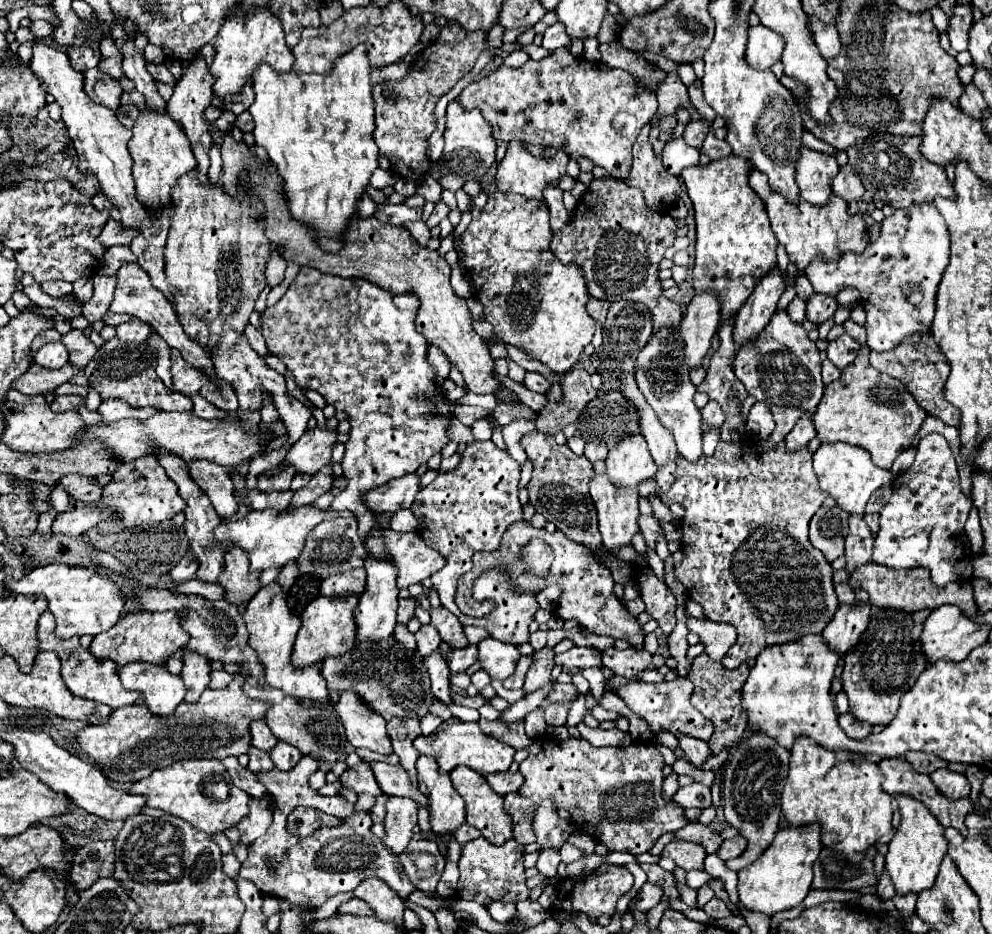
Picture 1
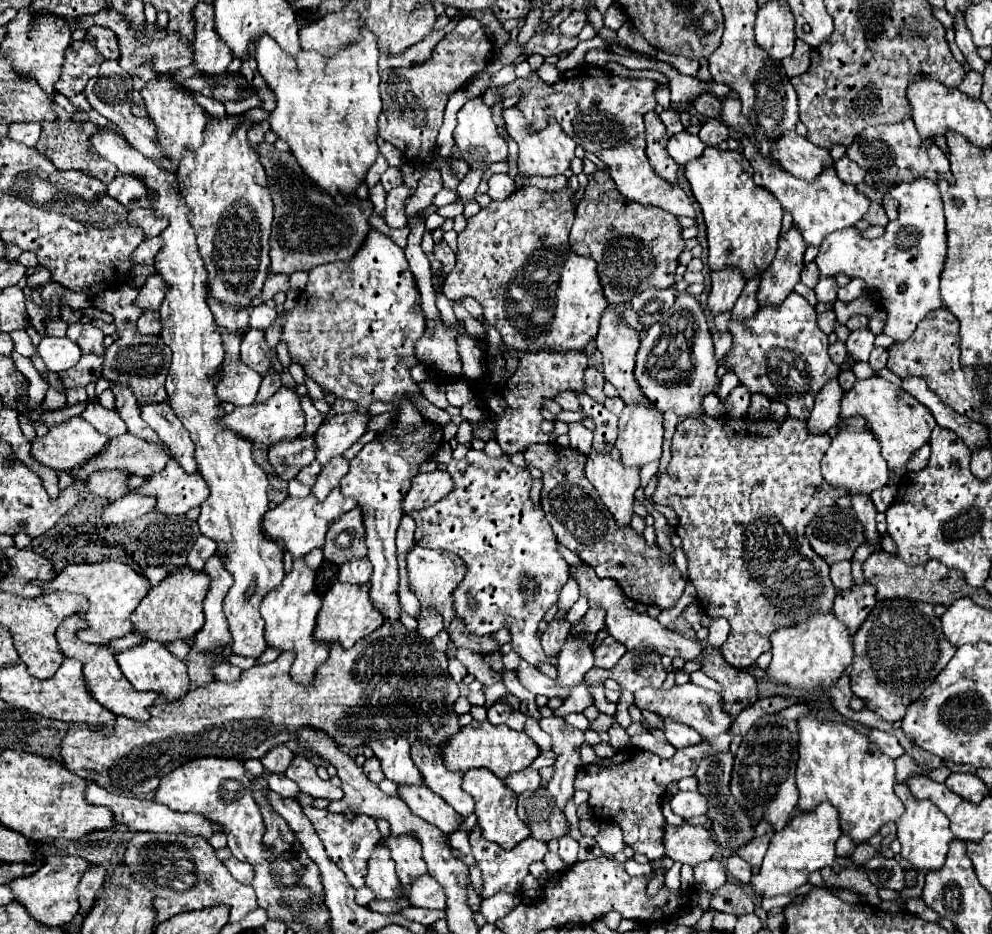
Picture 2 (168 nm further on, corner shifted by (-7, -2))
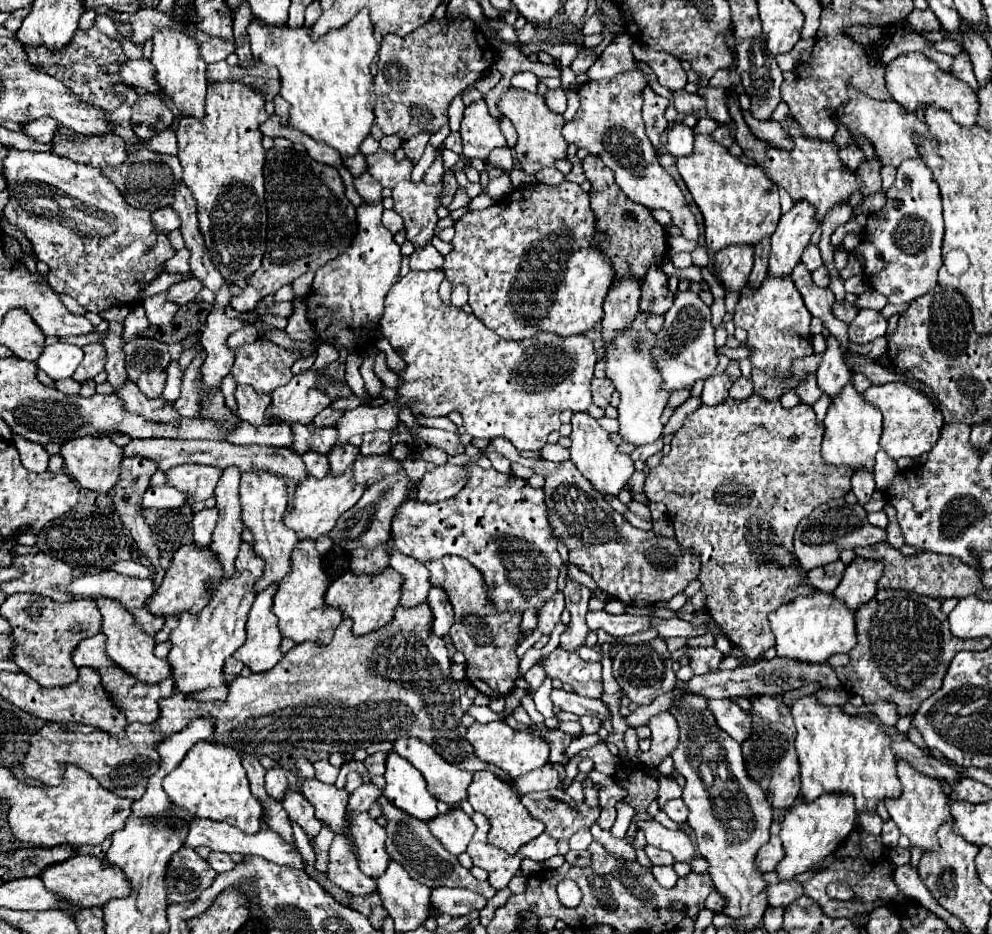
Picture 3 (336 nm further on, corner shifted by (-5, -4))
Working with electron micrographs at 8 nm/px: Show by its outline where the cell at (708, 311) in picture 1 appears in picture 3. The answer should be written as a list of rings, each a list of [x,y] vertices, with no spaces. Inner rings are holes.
[[[728,246],[716,252],[714,272],[726,292],[742,292],[742,288],[748,284],[752,260],[754,260],[752,246]]]

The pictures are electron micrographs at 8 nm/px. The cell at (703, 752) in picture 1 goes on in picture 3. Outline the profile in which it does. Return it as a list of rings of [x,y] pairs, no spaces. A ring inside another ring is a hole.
[[[670,712],[654,716],[648,722],[648,728],[652,730],[652,748],[647,752],[638,750],[638,758],[642,764],[656,768],[662,762],[662,758],[670,756],[674,752],[674,746],[678,746],[680,730],[676,718]]]

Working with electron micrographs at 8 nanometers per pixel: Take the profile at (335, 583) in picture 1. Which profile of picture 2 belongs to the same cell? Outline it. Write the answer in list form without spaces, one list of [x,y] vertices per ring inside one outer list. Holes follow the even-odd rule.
[[[352,558],[340,568],[340,582],[364,584],[372,576],[372,564],[368,558]]]

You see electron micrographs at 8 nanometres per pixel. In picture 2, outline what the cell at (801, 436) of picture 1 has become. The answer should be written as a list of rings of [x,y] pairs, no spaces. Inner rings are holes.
[[[838,378],[830,380],[822,386],[822,390],[816,394],[814,410],[808,418],[808,430],[810,432],[828,432],[828,428],[836,426],[840,420],[840,400],[844,396],[844,390],[838,384]]]

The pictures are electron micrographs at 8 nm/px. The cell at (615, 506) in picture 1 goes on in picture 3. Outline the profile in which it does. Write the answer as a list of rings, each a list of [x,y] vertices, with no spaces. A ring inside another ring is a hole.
[[[574,412],[572,416],[572,446],[570,446],[570,460],[576,464],[580,474],[600,492],[618,496],[622,488],[626,488],[630,476],[634,474],[634,462],[628,454],[622,454],[616,444],[610,442],[610,434],[588,414],[588,412]]]

